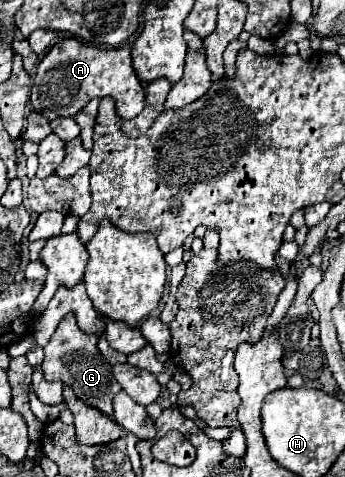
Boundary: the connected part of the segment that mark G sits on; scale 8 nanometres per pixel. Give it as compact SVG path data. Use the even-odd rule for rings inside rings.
M67 315L51 341L45 345L45 359L43 359L43 377L47 381L63 381L63 385L69 385L75 395L85 401L89 407L99 409L103 415L113 415L113 397L121 391L121 385L113 377L113 367L105 361L105 357L99 357L97 349L99 335L85 335L73 315Z

